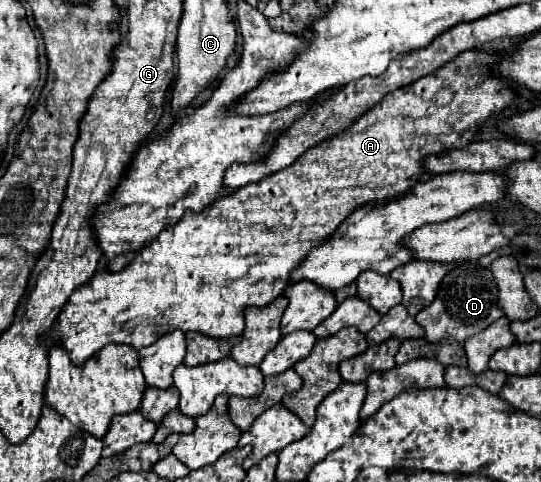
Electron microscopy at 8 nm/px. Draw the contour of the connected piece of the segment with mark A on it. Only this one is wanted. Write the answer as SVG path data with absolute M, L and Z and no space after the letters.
M484 51L462 53L436 69L434 75L388 93L368 113L354 119L348 129L306 149L290 167L218 197L200 213L186 211L178 223L168 225L156 239L136 251L134 261L122 271L114 273L102 267L88 283L80 285L62 307L52 329L40 339L64 347L70 361L80 367L104 345L130 345L138 351L174 329L220 339L242 335L244 307L264 307L282 295L288 287L290 271L312 247L332 235L350 211L368 201L398 197L410 191L420 175L424 175L420 159L470 145L478 125L492 113L500 113L514 99L508 83L490 69L494 61L496 55Z

